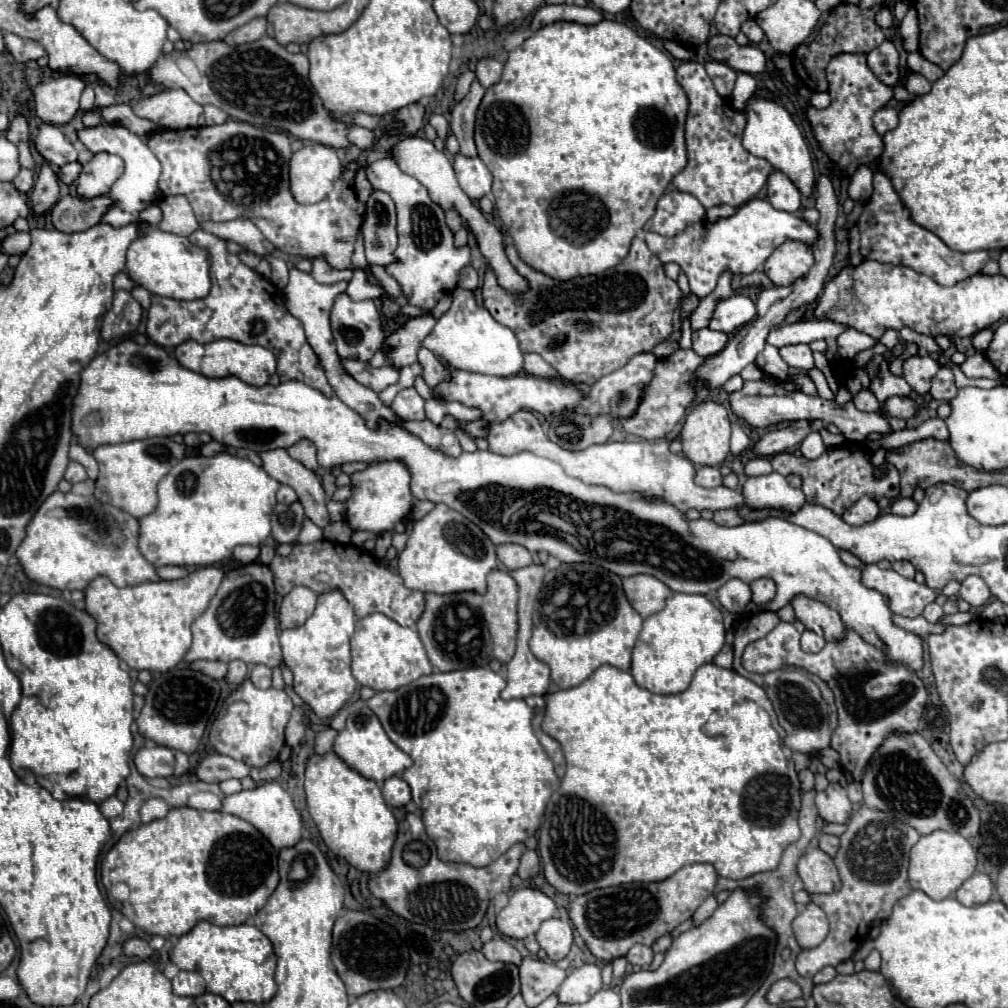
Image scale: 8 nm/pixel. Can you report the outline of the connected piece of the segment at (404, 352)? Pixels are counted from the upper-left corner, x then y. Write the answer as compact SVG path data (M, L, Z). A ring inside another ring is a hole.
M420 314L402 322L382 344L382 350L388 356L388 362L396 368L414 364L418 360L416 352L422 346L424 336L432 332L434 324L436 324L436 318L432 314Z

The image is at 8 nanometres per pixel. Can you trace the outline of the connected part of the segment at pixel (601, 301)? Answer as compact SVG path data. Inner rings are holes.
M640 230L636 234L628 256L618 266L614 266L598 276L582 276L582 278L574 278L568 282L554 280L554 278L530 268L526 262L520 260L512 242L508 242L504 250L506 250L510 264L528 282L528 288L520 294L512 294L508 290L504 290L498 284L494 270L490 266L486 266L484 284L482 284L484 306L496 322L500 322L502 326L510 328L516 334L522 354L530 354L530 352L540 354L548 364L552 364L560 372L560 376L564 376L572 382L594 384L598 378L622 368L632 356L636 356L640 352L650 352L658 342L670 338L672 312L674 312L676 302L682 296L682 292L680 292L678 284L664 274L662 262L648 250L648 246L644 242L644 230Z

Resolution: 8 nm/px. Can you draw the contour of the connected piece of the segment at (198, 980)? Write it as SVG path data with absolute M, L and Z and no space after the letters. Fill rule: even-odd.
M180 972L172 978L174 994L178 996L200 996L206 992L206 984L198 972Z

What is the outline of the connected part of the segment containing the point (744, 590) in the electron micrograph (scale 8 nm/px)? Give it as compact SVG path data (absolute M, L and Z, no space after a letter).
M728 580L720 590L718 590L718 602L734 614L744 612L746 604L752 600L752 590L748 584L744 584L742 580Z

